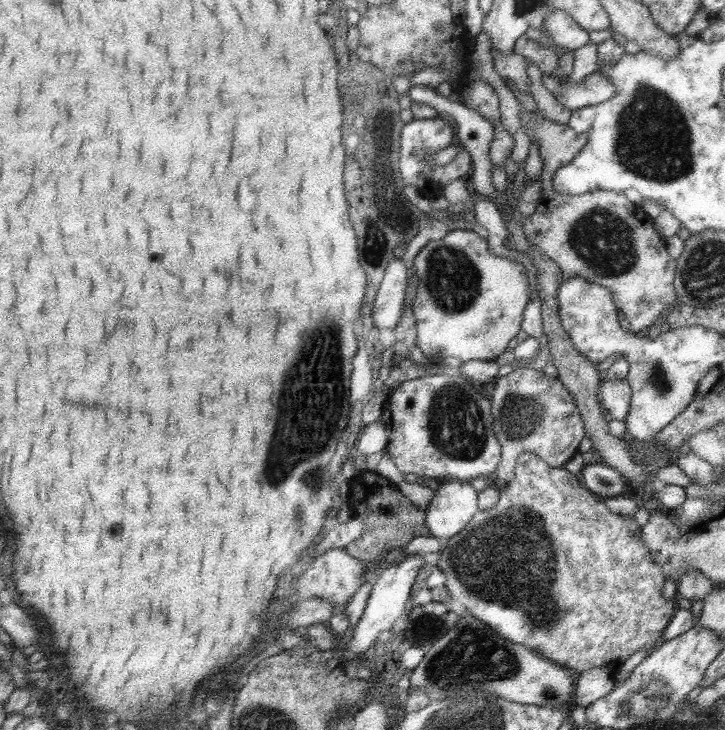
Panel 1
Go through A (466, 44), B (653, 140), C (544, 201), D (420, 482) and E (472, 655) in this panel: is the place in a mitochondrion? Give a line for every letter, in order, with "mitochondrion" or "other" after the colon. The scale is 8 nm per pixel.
A: other
B: mitochondrion
C: other
D: other
E: mitochondrion

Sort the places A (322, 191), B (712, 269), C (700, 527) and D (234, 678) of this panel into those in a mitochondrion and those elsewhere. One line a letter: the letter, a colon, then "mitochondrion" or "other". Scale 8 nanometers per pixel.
A: other
B: mitochondrion
C: other
D: other

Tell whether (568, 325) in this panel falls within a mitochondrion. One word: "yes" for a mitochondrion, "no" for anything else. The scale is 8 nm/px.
no

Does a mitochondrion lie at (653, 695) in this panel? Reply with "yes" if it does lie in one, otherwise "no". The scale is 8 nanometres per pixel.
yes

